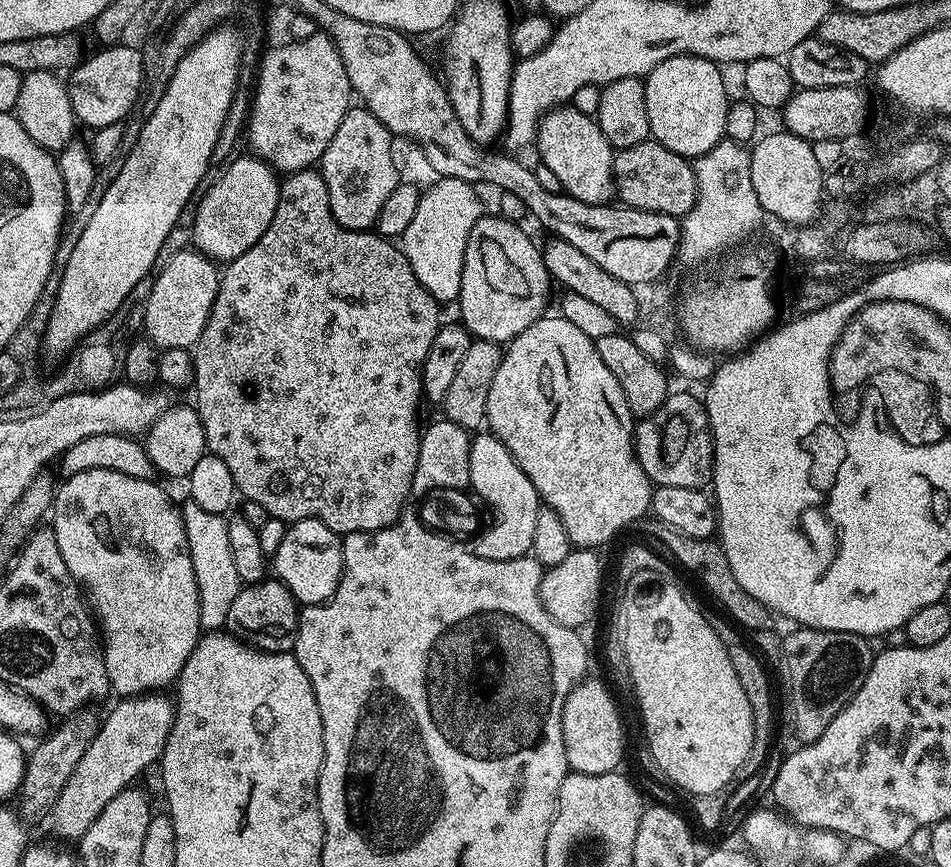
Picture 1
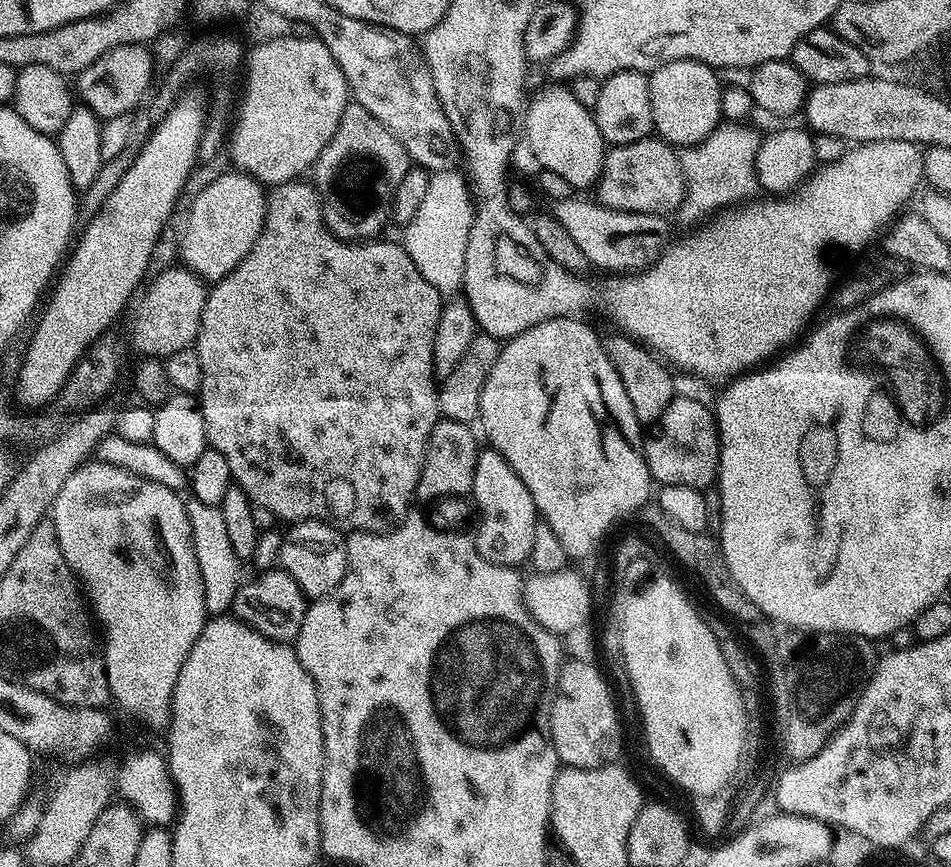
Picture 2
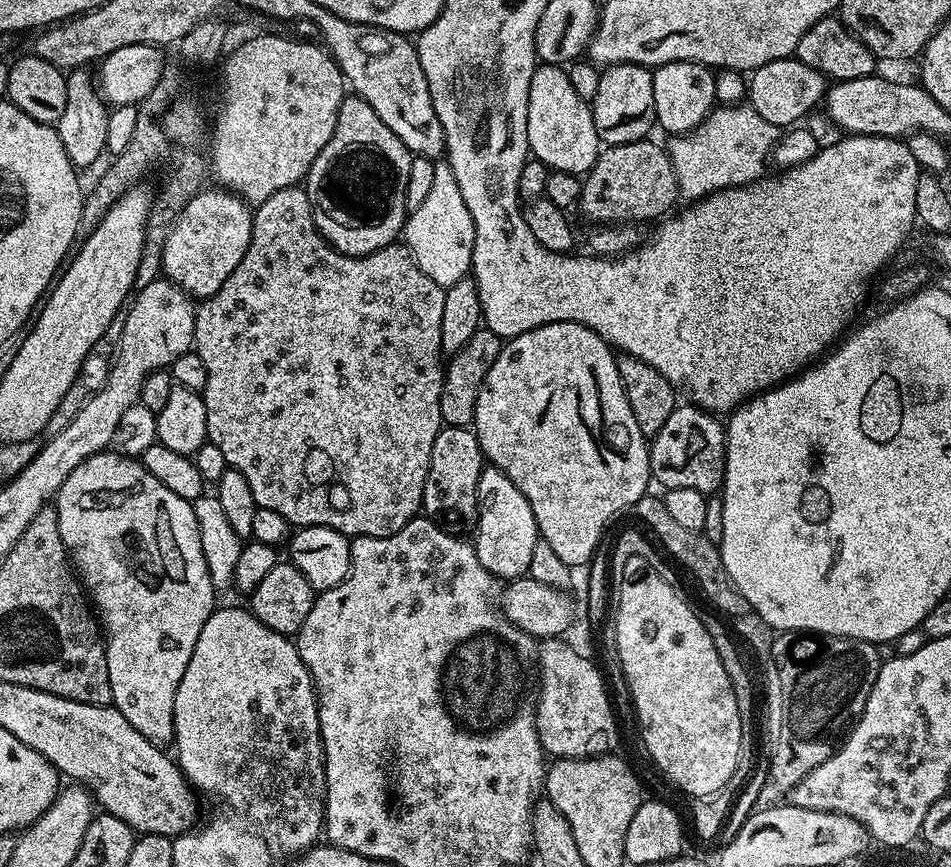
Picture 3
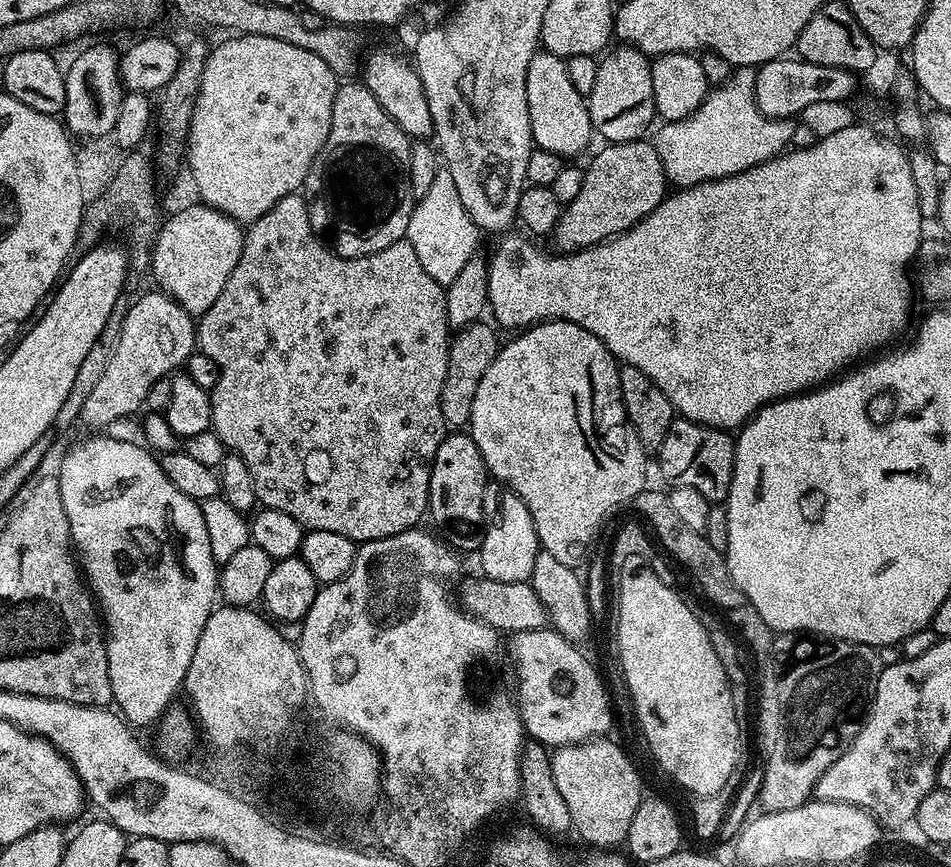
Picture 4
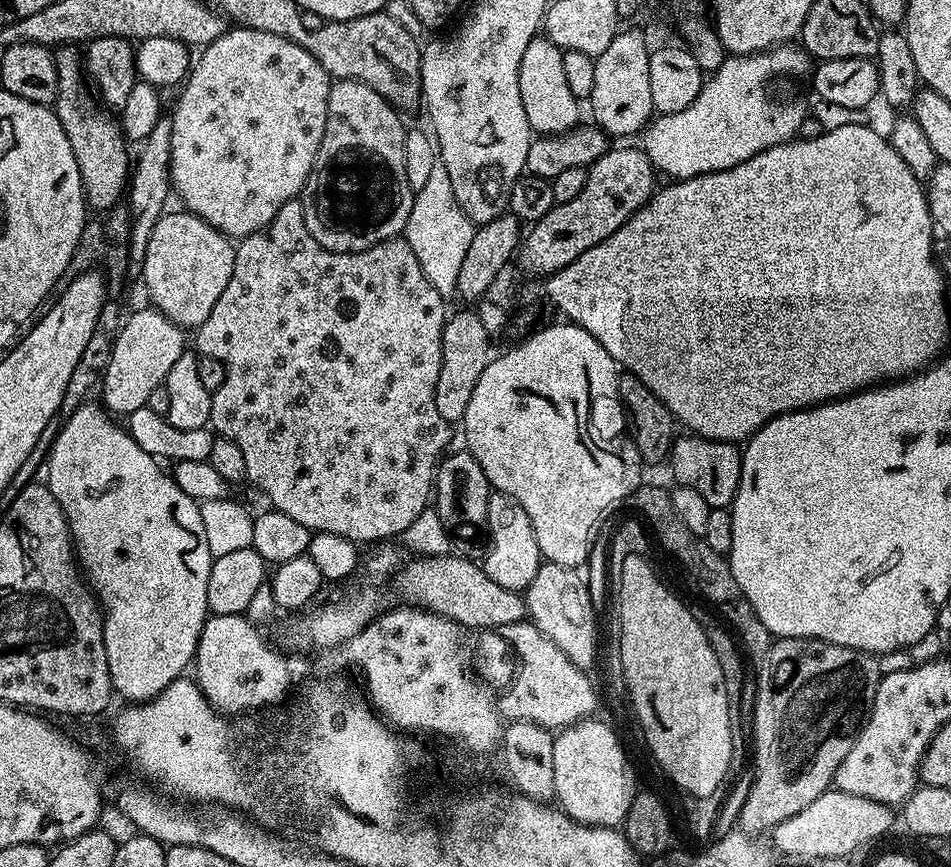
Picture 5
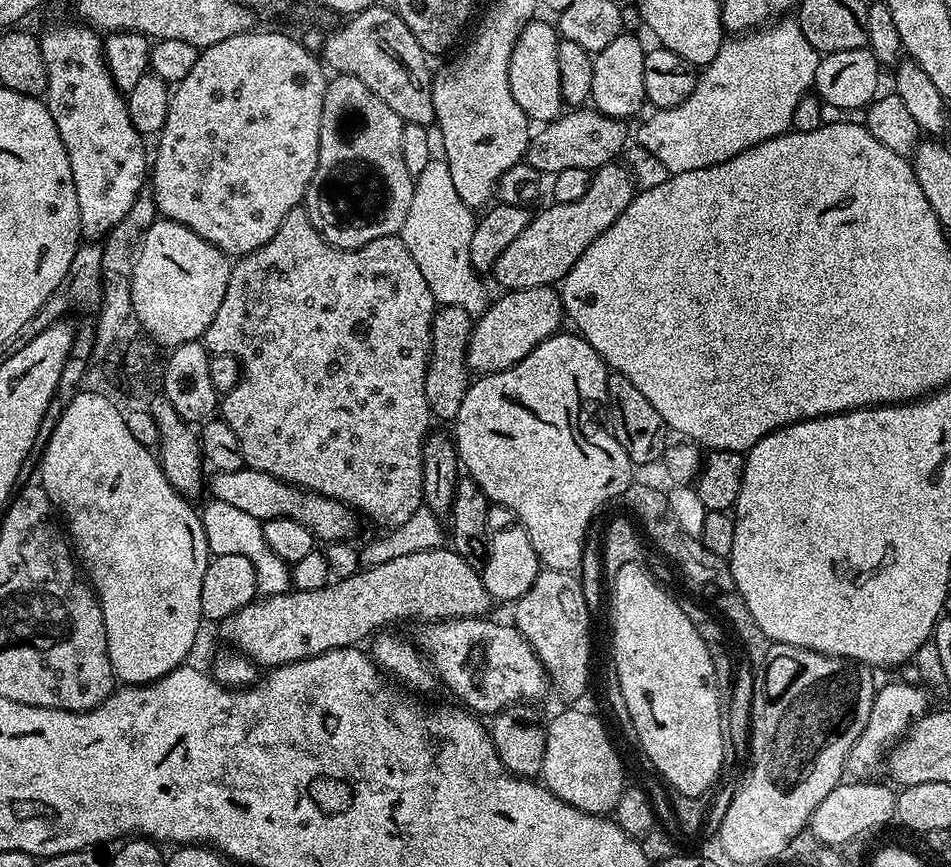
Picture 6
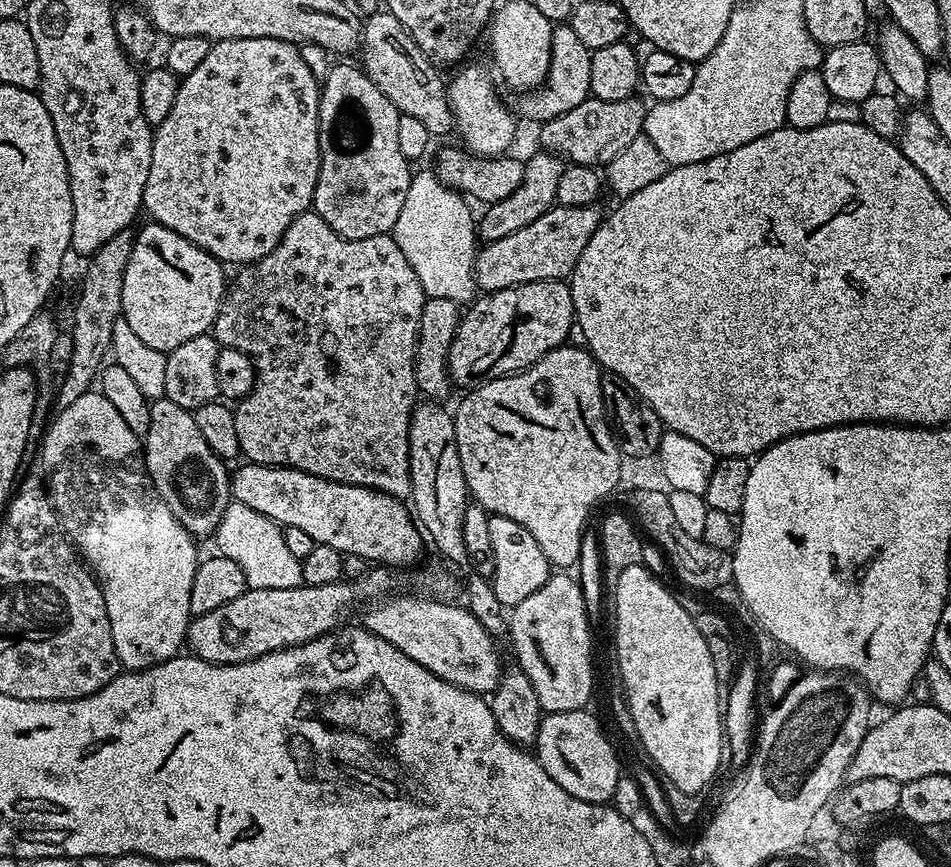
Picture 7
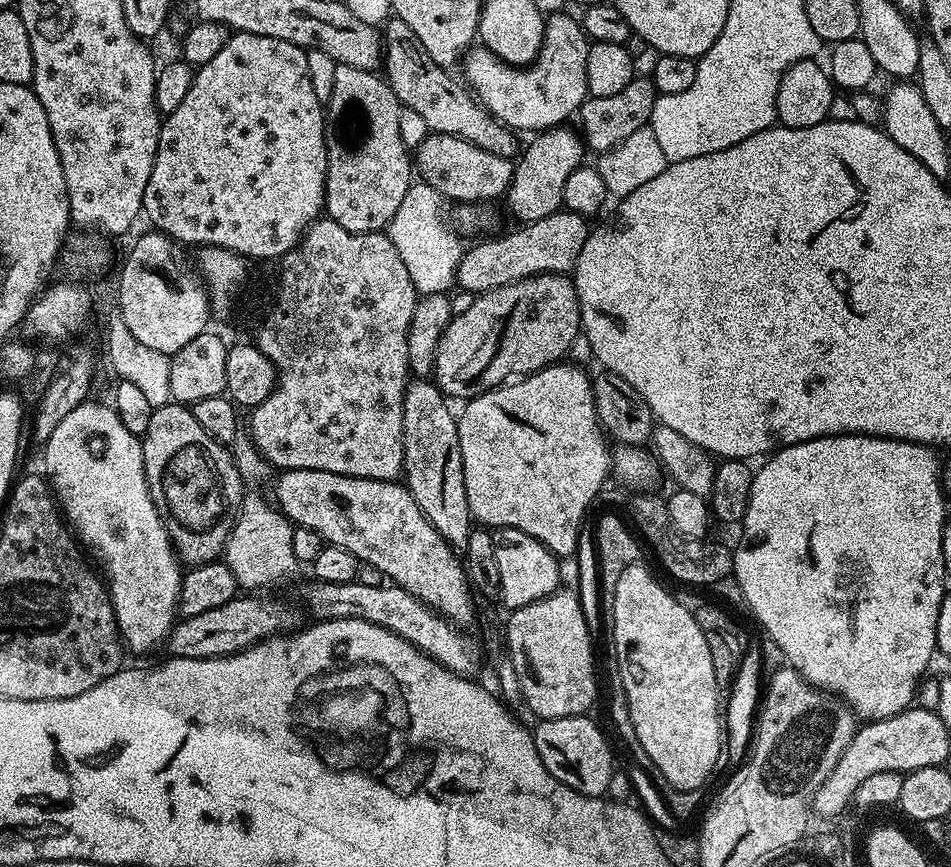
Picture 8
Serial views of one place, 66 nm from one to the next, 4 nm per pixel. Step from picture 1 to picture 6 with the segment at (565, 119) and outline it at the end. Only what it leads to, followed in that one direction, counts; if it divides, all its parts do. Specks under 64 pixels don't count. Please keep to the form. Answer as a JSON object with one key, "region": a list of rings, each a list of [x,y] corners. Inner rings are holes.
{"region":[[[533,18],[524,25],[512,47],[508,81],[510,94],[514,94],[514,102],[522,106],[529,121],[547,122],[561,115],[565,107],[564,98],[560,94],[560,79],[558,78],[558,46],[561,37],[557,29],[552,28],[544,20]]]}

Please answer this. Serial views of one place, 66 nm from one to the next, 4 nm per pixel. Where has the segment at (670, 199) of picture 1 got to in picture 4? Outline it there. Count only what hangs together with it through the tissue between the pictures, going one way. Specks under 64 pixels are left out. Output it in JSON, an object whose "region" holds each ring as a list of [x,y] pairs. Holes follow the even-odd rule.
{"region":[[[641,138],[627,140],[624,144],[608,144],[586,164],[578,198],[563,205],[560,221],[550,233],[557,253],[579,252],[581,248],[592,248],[613,236],[621,236],[669,195],[670,185],[662,158],[658,158],[655,143],[646,141]]]}

